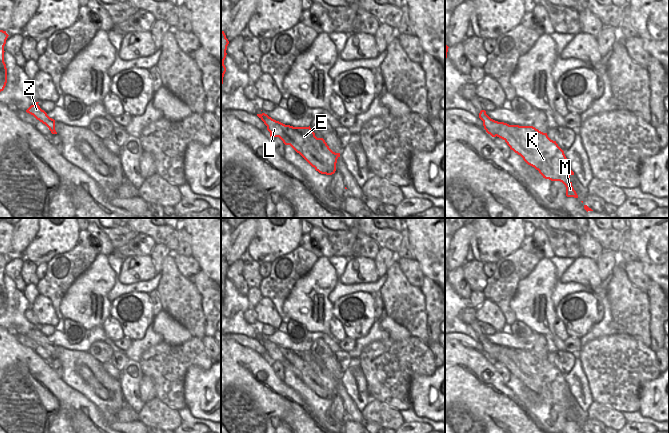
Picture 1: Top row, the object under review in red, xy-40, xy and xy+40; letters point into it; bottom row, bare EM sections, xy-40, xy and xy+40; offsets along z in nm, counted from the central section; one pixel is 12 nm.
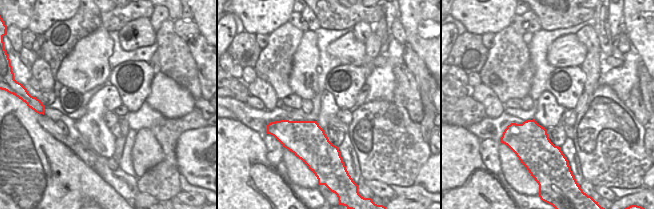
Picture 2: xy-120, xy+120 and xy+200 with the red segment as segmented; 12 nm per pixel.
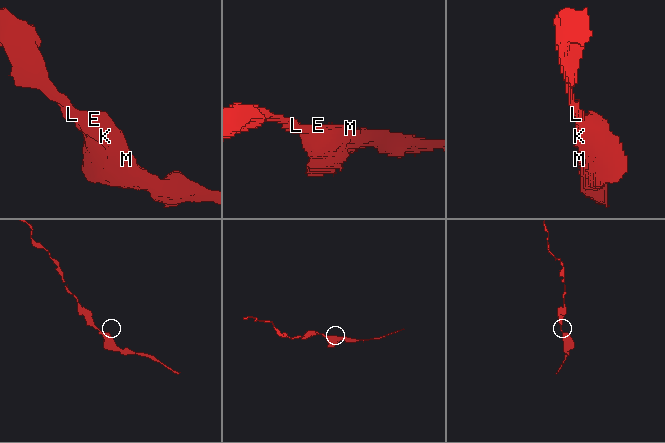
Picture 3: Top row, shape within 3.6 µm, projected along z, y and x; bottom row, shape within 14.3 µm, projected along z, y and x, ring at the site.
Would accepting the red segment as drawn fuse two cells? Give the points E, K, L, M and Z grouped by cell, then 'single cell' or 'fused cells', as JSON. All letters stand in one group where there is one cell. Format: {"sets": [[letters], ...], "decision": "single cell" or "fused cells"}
{"sets": [["E", "K", "L", "M", "Z"]], "decision": "single cell"}

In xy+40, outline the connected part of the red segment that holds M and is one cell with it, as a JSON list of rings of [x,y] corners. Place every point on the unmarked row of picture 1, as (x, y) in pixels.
[[[481,334],[479,342],[484,353],[492,361],[503,363],[515,377],[520,379],[530,390],[534,391],[545,403],[560,405],[566,411],[566,420],[578,422],[570,405],[574,396],[570,392],[564,375],[556,365],[551,364],[533,350],[509,349],[491,343],[485,334]]]

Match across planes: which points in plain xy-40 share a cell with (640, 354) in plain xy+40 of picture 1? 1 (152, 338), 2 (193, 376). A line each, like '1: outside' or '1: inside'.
1: outside
2: outside

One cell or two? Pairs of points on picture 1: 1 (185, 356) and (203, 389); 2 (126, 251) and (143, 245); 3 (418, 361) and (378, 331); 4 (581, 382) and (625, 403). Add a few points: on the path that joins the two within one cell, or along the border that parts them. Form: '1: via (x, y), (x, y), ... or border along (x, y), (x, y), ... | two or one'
1: border along (210, 367), (190, 366), (183, 388) | two
2: via (130, 249), (139, 246) | one
3: border along (389, 337), (383, 340), (373, 340), (366, 346) | two
4: border along (581, 364), (591, 397), (594, 401) | two

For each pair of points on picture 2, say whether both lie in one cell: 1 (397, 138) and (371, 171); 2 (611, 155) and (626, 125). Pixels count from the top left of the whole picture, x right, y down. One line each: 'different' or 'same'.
1: same
2: same

